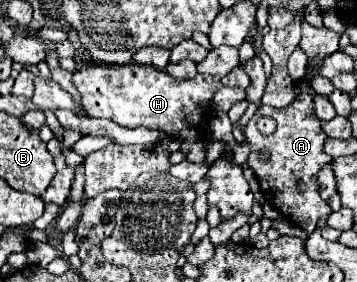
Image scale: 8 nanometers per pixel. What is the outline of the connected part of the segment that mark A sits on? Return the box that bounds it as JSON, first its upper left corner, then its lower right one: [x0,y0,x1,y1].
[244,80,332,234]

